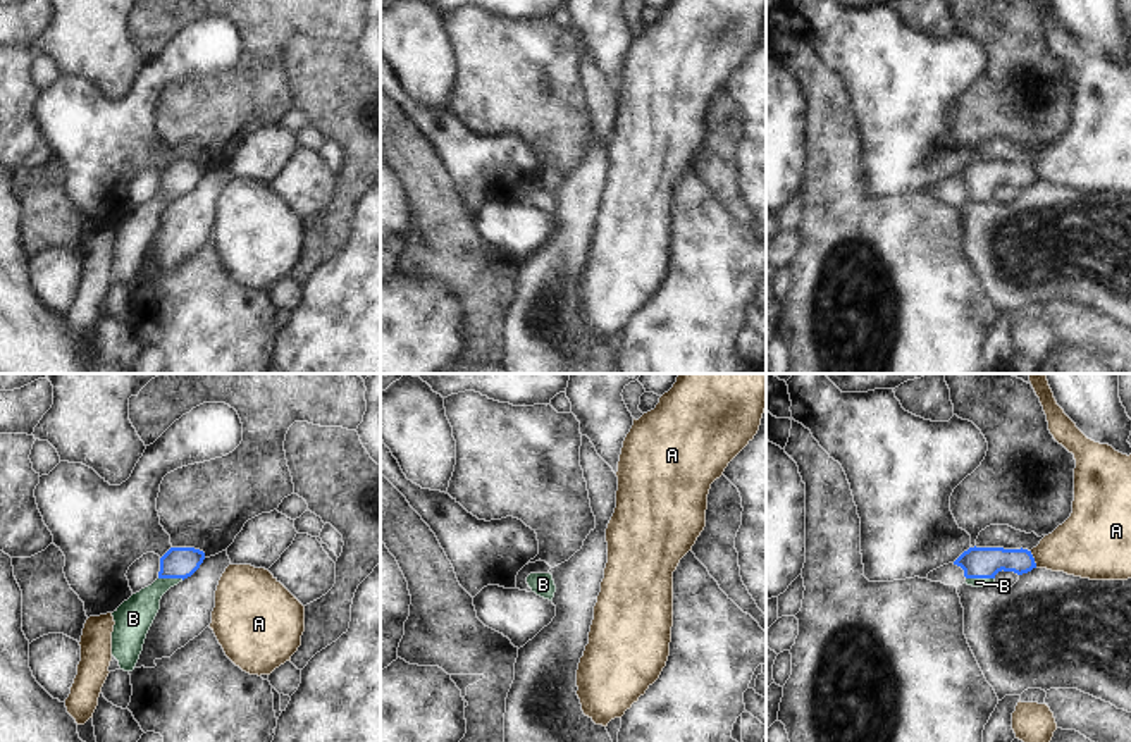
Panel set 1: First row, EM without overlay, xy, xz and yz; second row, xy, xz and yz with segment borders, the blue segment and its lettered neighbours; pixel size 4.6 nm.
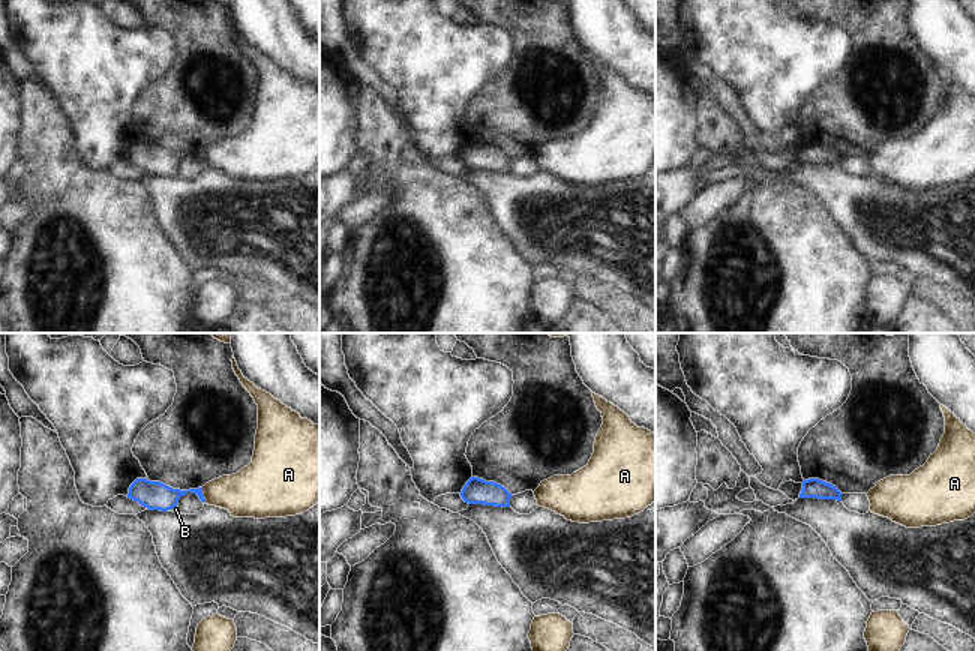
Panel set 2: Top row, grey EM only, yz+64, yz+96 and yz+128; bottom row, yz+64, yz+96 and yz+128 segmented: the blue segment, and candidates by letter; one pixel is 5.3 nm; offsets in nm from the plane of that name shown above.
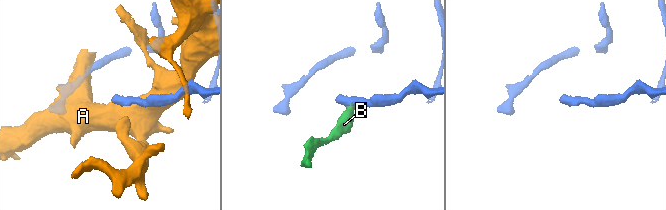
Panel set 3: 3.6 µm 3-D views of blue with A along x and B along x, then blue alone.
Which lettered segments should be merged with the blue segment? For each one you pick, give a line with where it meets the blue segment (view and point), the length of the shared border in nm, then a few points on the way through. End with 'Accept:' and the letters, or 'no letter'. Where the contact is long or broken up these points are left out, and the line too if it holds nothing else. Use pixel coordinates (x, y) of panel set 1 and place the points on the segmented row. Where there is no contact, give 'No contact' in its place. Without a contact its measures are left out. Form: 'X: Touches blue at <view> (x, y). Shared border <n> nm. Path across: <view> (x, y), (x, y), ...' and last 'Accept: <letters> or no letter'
B: Touches blue at yz (980, 577). Shared border 140 nm. Path across: yz (976, 562), (980, 565), (980, 577), (976, 582)
Accept: B

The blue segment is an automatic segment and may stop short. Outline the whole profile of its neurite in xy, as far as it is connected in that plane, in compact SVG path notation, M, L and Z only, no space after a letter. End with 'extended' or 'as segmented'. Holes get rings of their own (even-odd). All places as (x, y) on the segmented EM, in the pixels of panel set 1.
M170 547L160 558L158 578L133 594L114 613L112 656L121 670L133 671L146 634L160 609L162 596L184 578L191 577L205 560L205 553L195 547Z; extended

